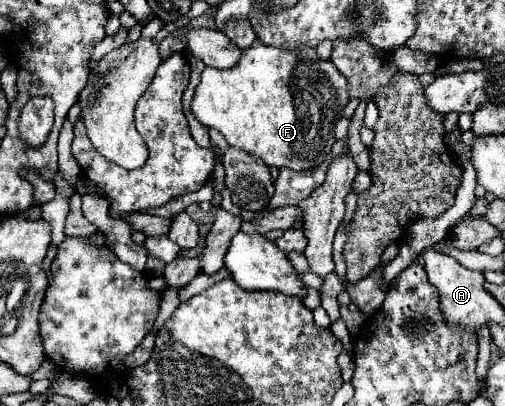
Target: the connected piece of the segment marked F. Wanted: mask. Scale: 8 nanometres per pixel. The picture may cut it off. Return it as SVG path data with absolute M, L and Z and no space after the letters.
M256 38L248 50L242 50L236 68L204 68L202 80L192 100L192 112L204 126L220 130L230 146L260 156L264 164L306 172L314 170L326 160L332 144L336 142L334 126L342 118L342 110L348 102L348 84L344 76L336 72L330 60L320 60L316 50L286 52L266 46Z

